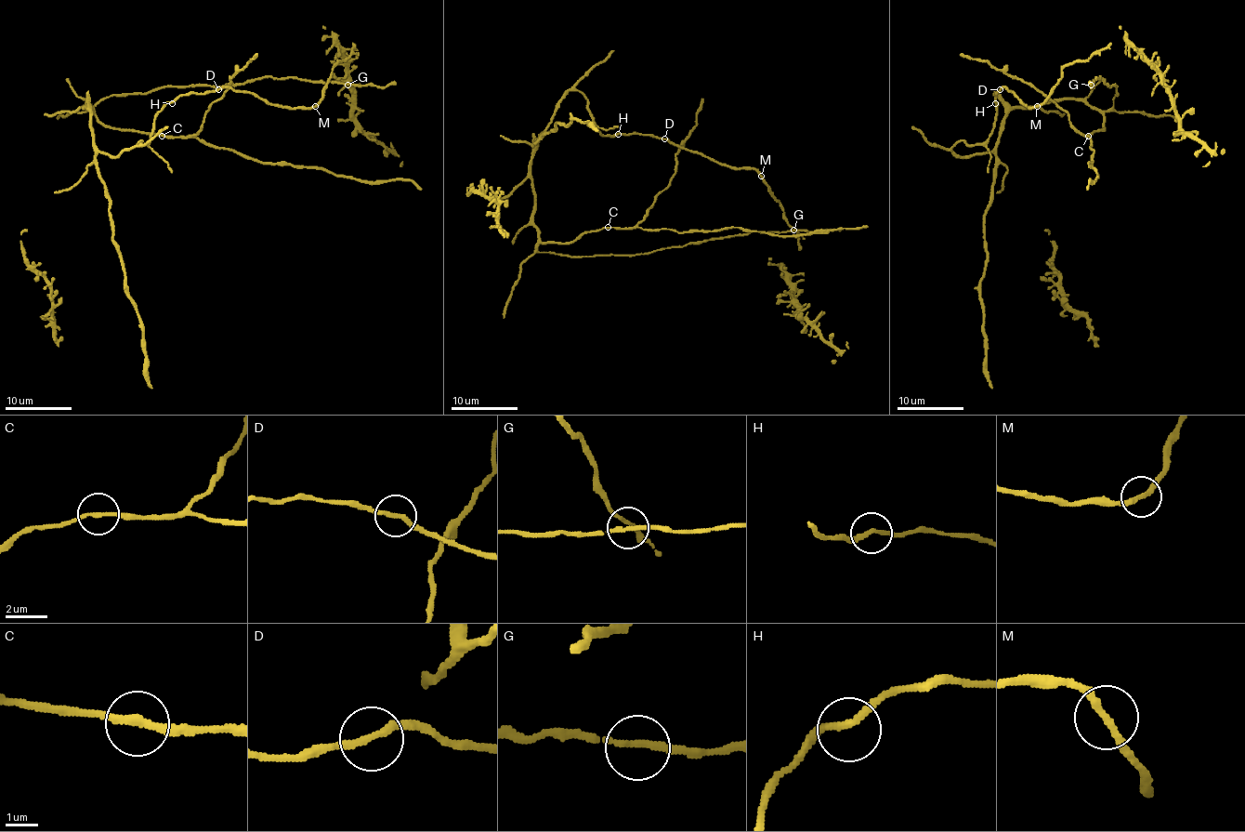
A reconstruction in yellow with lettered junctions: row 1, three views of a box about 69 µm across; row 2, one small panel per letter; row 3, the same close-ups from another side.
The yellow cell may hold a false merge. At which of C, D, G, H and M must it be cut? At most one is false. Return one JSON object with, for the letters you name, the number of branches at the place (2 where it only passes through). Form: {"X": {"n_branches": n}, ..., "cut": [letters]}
{"cut": []}

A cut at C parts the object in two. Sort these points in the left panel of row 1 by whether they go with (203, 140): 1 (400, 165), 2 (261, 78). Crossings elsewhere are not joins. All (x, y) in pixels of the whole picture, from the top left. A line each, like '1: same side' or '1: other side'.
1: other side
2: other side

